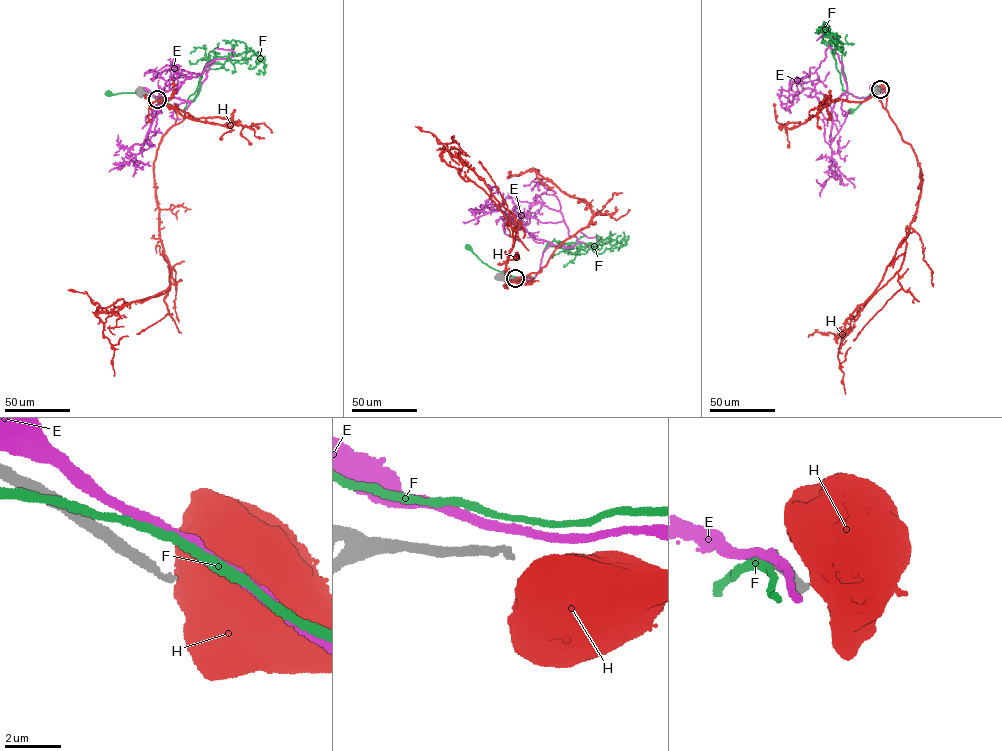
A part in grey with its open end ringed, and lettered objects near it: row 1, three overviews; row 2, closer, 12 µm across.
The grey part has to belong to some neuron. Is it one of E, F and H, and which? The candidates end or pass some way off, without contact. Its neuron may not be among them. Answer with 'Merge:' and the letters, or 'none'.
Merge: none

